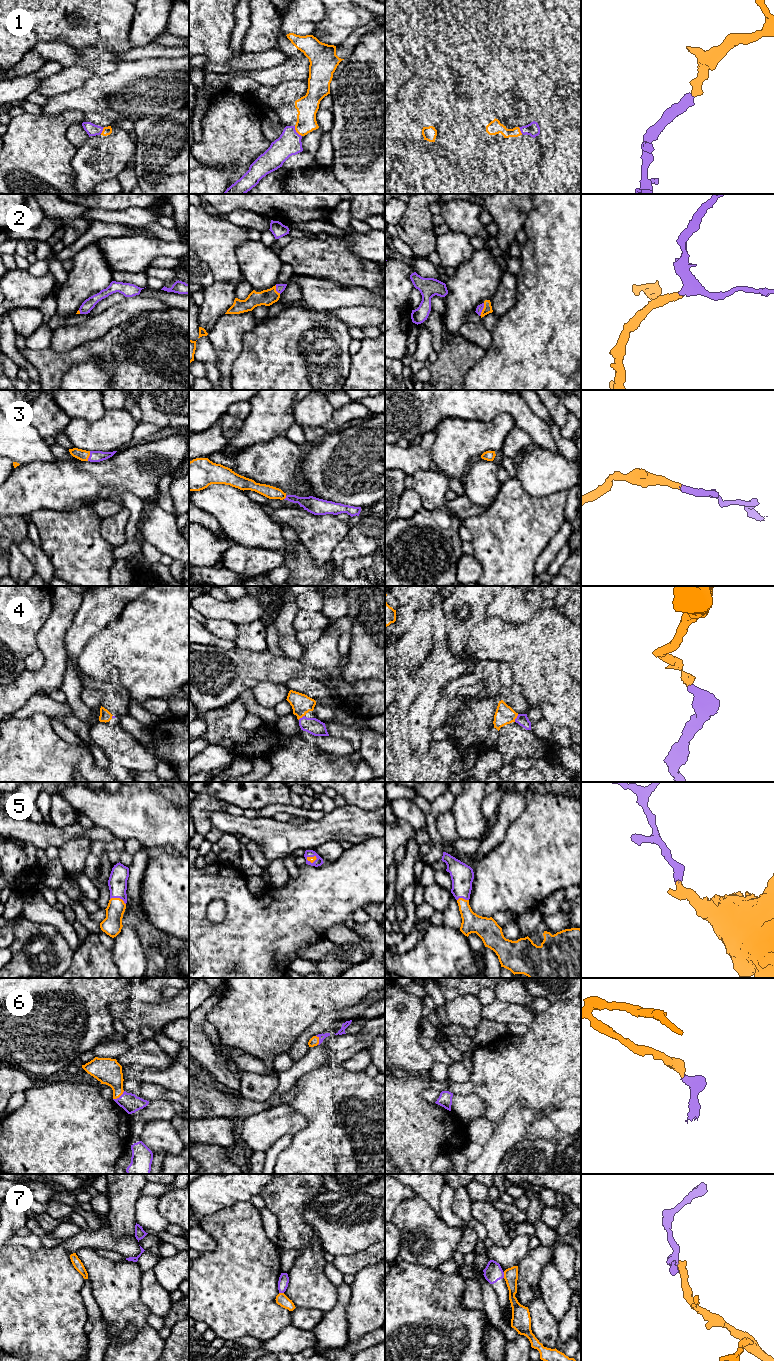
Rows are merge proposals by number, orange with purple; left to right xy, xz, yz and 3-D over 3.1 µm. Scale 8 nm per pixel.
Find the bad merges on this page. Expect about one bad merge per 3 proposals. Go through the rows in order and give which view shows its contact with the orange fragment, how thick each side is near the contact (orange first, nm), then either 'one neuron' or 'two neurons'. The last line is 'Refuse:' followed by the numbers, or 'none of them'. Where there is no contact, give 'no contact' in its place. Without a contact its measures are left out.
1: meets orange in xz; 180 nm thick on the orange side, 190 nm on the other; one neuron
2: meets orange in yz; 70 nm thick on the orange side, 50 nm on the other; one neuron
3: meets orange in xy; 90 nm thick on the orange side, 100 nm on the other; one neuron
4: meets orange in yz; 150 nm thick on the orange side, 90 nm on the other; one neuron
5: meets orange in xy; 160 nm thick on the orange side, 150 nm on the other; one neuron
6: meets orange in xy; 220 nm thick on the orange side, 150 nm on the other; one neuron
7: meets orange in yz; 110 nm thick on the orange side, 150 nm on the other; two neurons
Refuse: 7

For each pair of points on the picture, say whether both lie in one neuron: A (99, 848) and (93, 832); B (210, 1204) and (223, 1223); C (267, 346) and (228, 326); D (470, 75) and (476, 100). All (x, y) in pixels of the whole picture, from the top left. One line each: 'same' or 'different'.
A: different
B: different
C: different
D: same

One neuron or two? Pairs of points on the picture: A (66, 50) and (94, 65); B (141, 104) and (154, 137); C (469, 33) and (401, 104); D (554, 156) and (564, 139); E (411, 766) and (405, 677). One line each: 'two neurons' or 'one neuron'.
A: one neuron
B: two neurons
C: two neurons
D: one neuron
E: one neuron

